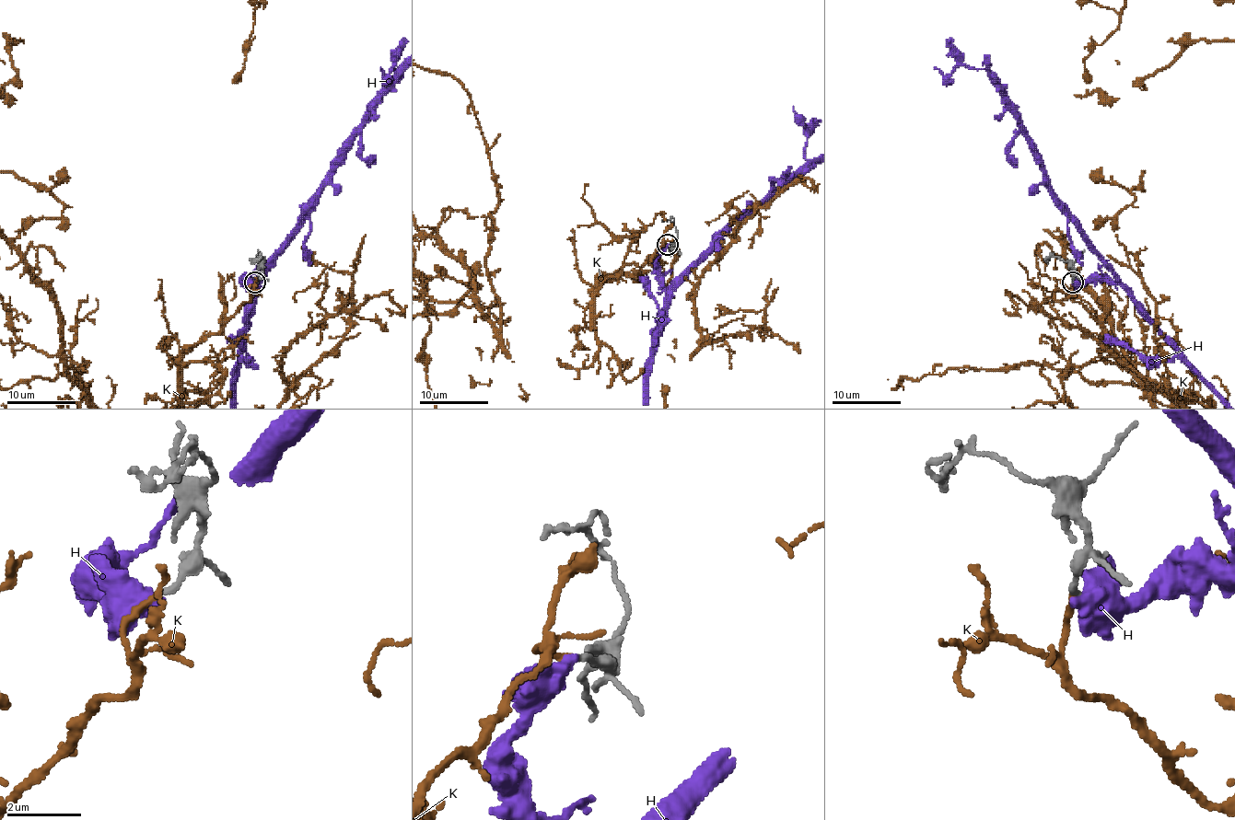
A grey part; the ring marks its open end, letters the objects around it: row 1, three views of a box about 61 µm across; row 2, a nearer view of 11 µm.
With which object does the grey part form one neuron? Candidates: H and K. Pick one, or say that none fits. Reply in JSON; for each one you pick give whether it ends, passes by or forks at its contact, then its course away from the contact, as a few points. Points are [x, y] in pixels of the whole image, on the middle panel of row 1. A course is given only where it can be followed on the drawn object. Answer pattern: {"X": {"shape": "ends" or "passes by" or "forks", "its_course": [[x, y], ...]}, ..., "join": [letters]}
{"K": {"shape": "ends"}, "join": ["K"]}

